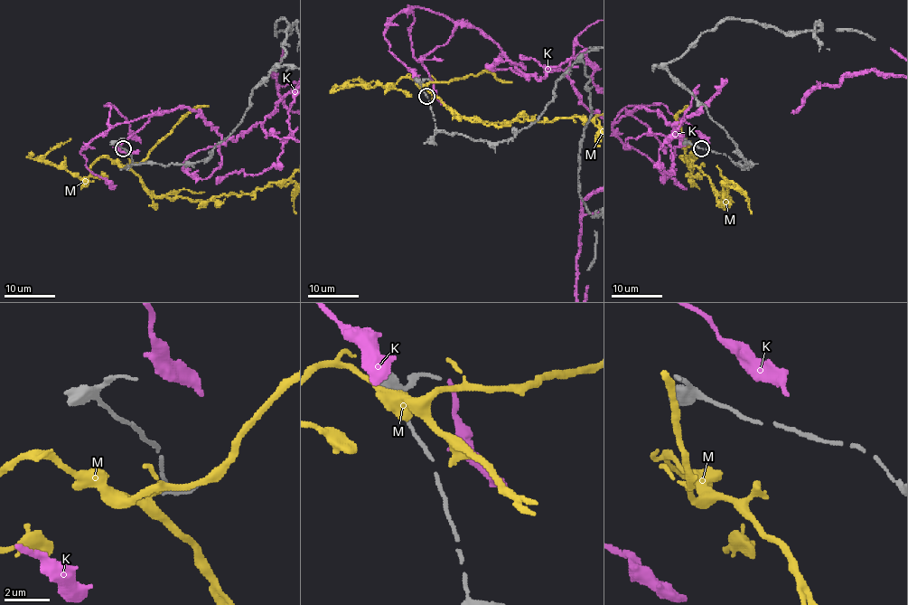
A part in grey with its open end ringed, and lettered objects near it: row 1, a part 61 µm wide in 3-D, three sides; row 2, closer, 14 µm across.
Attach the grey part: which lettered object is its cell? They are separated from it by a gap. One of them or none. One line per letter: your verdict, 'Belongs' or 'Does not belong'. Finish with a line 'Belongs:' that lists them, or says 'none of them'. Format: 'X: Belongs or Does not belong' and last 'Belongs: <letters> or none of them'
K: Belongs
M: Does not belong
Belongs: K

